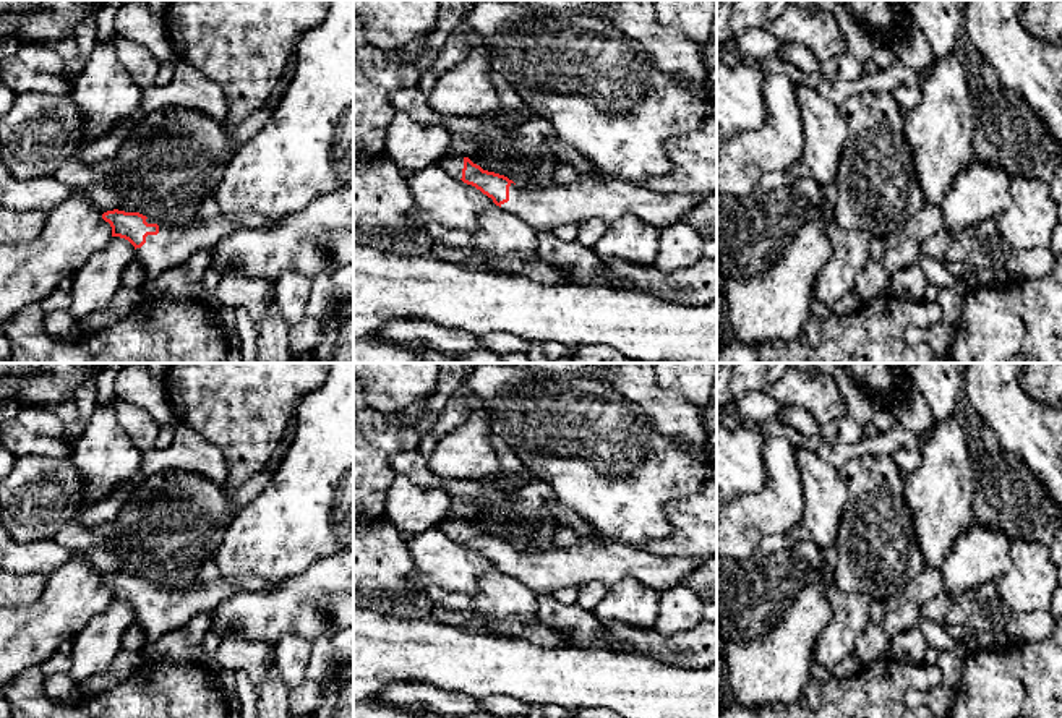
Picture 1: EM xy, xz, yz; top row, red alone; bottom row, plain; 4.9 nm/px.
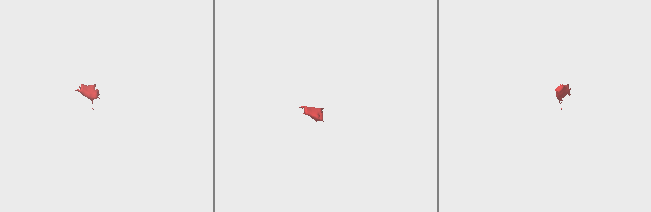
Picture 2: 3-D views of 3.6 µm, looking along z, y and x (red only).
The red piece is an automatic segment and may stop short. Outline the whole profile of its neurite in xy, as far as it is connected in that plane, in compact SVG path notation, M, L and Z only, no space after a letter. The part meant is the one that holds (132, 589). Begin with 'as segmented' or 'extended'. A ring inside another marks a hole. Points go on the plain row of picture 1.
extended; M107 574L102 582L110 587L112 600L128 603L144 643L185 627L199 611L212 611L238 590L269 592L277 587L259 577L224 577L199 585L196 580L183 588L157 588L139 575Z

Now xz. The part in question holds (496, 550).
extended; M446 519L439 528L454 541L491 561L496 569L517 577L535 593L545 595L590 582L602 582L611 588L624 579L634 579L660 592L683 585L707 559L665 558L621 543L602 546L585 540L569 548L520 551L504 538L483 533L469 520Z

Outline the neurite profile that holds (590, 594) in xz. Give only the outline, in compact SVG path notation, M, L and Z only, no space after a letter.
M602 582L585 583L579 587L579 596L576 605L592 613L608 592L610 588Z

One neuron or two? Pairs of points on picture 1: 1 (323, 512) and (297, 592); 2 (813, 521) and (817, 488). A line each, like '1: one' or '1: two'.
1: two
2: one

